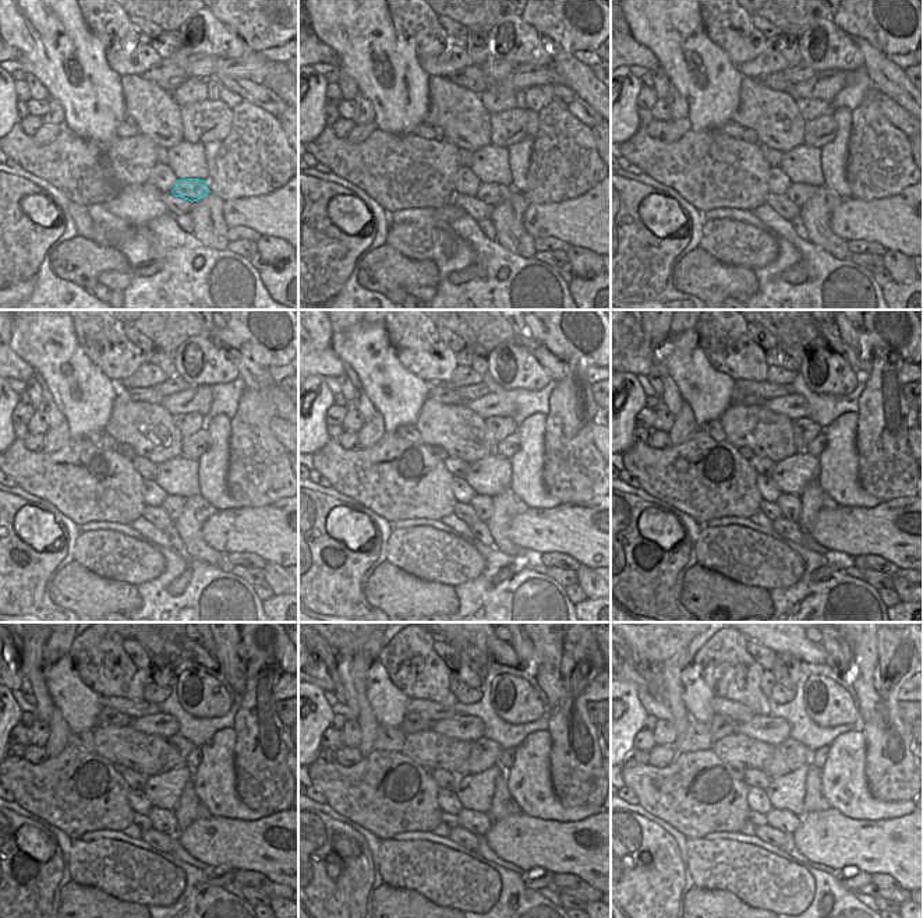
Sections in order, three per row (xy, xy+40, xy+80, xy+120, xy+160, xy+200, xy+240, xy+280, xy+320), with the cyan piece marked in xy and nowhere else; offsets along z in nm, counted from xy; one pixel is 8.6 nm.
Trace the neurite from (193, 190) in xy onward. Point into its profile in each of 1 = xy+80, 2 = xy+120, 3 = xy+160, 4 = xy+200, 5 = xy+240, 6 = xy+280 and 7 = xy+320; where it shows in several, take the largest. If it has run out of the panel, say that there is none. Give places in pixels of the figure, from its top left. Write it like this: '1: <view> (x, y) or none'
1: xy+80 (799, 194)
2: xy+120 (173, 505)
3: xy+160 (483, 504)
4: xy+200 (791, 505)
5: xy+240 (162, 821)
6: xy+280 (478, 823)
7: xy+320 (781, 819)

